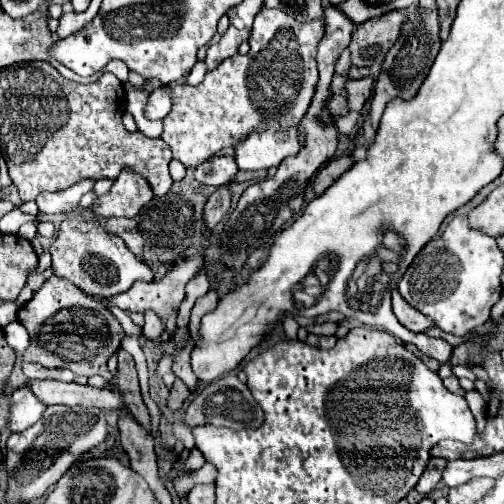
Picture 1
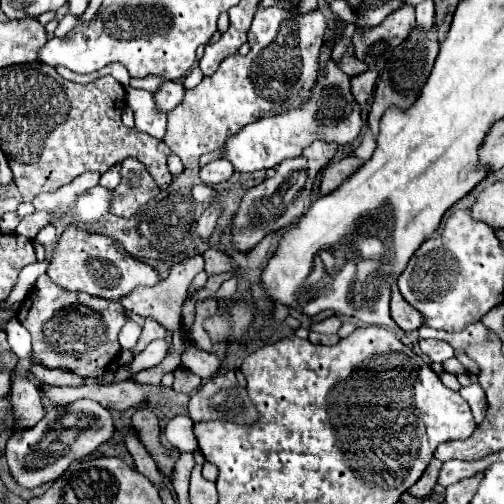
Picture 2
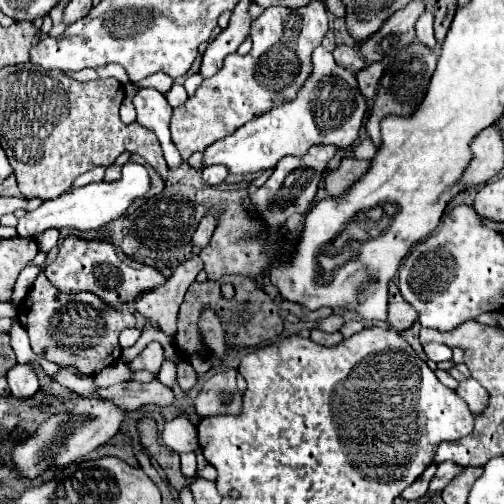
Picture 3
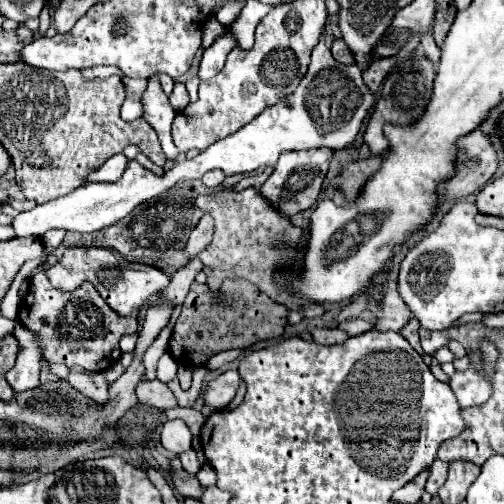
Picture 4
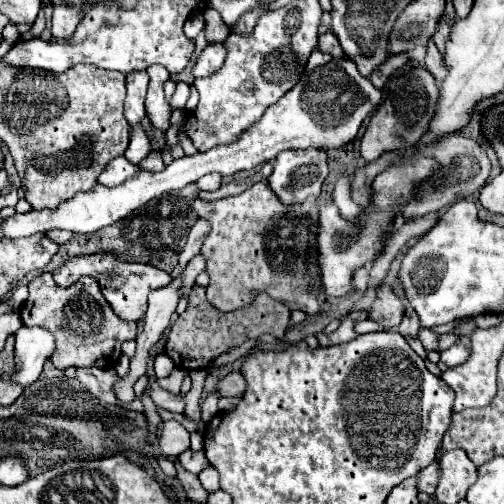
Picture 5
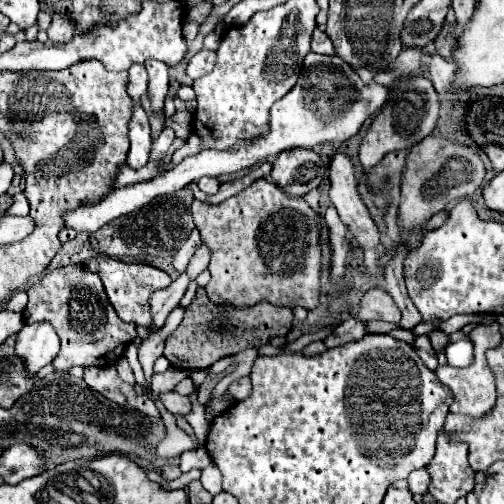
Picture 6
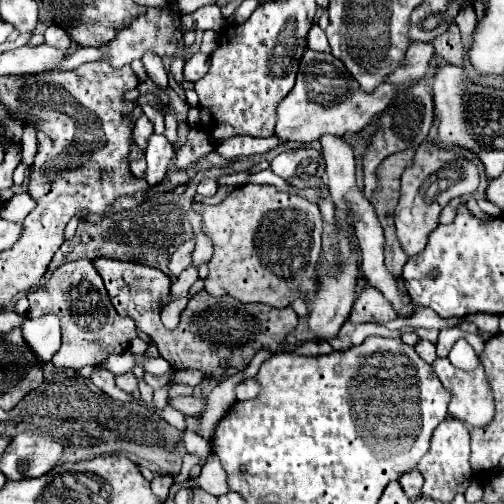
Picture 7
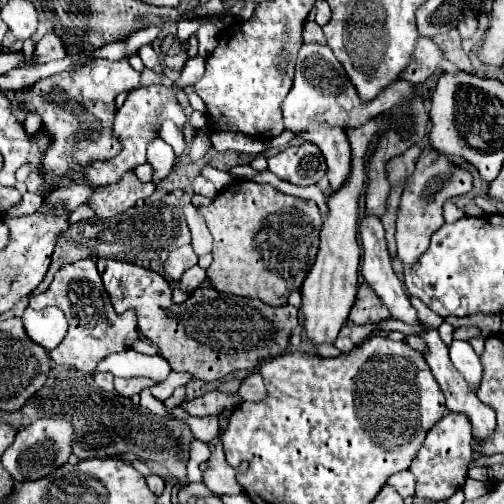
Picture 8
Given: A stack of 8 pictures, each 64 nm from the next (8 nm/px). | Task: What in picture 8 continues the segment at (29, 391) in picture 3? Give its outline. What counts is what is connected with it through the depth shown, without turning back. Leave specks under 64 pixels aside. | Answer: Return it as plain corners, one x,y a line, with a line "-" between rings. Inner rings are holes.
28,308
22,314
22,322
28,338
40,344
46,352
52,352
62,342
64,332
68,330
68,322
58,308
44,308
44,312

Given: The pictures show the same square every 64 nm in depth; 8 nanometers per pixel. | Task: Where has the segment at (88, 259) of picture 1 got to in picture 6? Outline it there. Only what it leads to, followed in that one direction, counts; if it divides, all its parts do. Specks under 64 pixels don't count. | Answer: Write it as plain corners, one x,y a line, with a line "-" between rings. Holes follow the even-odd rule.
94,256
86,262
86,268
90,272
96,272
102,278
104,290
108,294
110,304
114,306
116,314
124,322
134,322
136,326
146,326
150,328
150,308
148,308
148,298
154,290
166,288
171,282
170,276
164,270
158,270
154,266
146,264
126,264
120,260
114,260
110,256

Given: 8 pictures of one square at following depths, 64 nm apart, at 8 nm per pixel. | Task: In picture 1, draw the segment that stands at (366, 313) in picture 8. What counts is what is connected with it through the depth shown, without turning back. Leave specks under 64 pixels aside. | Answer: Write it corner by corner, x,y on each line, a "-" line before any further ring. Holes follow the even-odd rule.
398,290
392,292
392,310
396,314
396,318
400,320
400,324
404,324
408,330
412,332
426,332
434,326
434,322
424,316
422,312
418,312
416,308
412,308
402,296

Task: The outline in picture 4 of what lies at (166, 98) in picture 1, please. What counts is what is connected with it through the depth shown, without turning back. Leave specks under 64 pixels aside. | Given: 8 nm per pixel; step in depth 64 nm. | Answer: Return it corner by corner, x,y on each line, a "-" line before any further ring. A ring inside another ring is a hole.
176,82
176,84
174,84
174,90
172,90
172,94
170,94
170,104
172,104
172,108
174,108
174,110
180,110
180,108
184,108
188,102
190,102
190,98
188,98
186,86
184,86
182,82

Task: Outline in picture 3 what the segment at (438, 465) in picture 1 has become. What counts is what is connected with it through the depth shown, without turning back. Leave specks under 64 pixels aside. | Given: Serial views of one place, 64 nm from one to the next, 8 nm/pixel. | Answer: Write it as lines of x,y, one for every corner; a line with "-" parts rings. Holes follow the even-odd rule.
432,462
432,464
424,470
424,474
422,474
414,484
410,484
410,486
402,492
402,498
404,498
404,500
418,500
418,498
426,496
428,486
430,486
430,480
432,480
434,474
436,474
436,462

